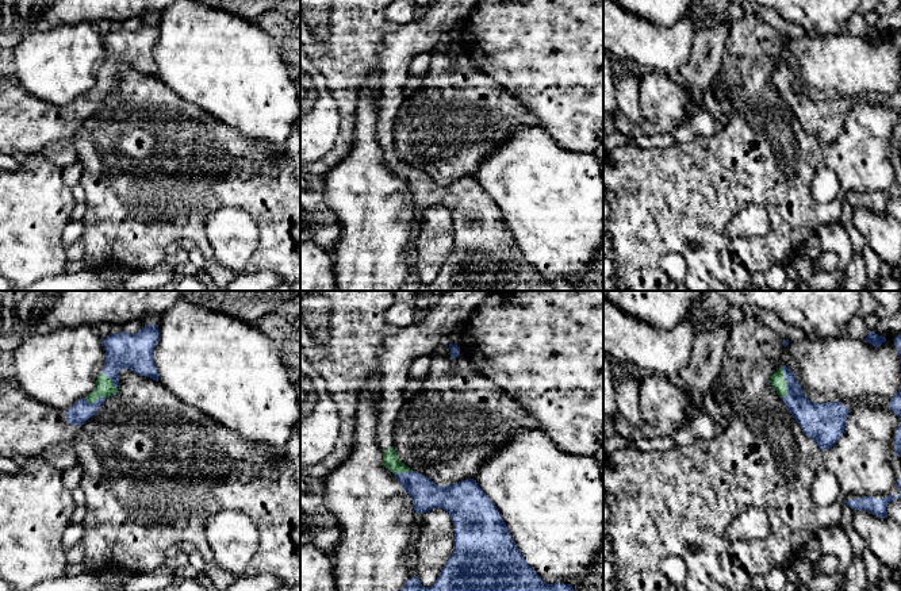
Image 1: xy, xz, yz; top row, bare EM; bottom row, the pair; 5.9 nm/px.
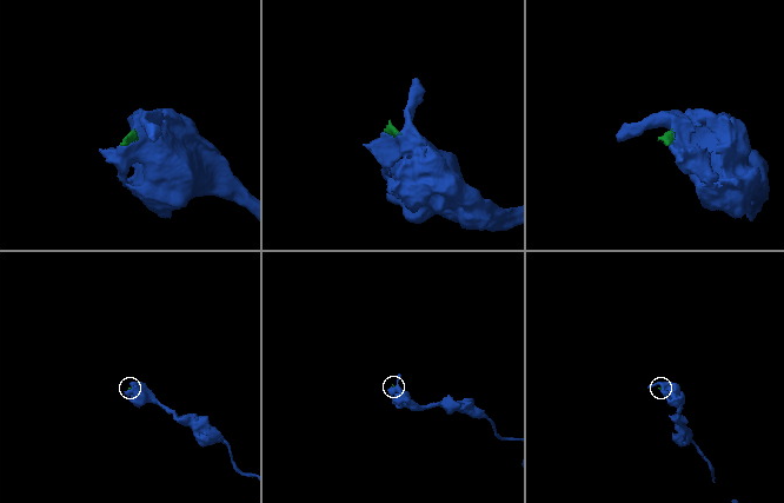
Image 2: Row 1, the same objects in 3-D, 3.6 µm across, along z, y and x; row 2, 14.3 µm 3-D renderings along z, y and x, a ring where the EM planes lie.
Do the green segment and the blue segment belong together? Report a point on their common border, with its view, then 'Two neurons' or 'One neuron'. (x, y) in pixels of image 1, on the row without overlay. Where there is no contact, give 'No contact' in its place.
Touches green at yz (785, 80). One neuron

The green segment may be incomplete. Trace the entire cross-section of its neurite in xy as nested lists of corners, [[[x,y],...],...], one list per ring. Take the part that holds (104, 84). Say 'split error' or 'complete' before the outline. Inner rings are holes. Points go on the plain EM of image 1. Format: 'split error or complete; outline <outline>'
split error; outline [[[154,20],[146,22],[135,31],[120,28],[103,37],[106,61],[97,73],[95,87],[77,97],[68,108],[66,116],[74,123],[83,123],[97,111],[107,95],[118,89],[119,69],[129,66],[158,78],[158,69],[153,57],[153,46],[158,38],[158,26]]]

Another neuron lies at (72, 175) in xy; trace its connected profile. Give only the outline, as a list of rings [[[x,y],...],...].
[[[76,161],[74,164],[66,168],[62,168],[62,176],[64,176],[65,183],[70,187],[80,183],[81,172],[83,172],[83,166],[78,161]]]

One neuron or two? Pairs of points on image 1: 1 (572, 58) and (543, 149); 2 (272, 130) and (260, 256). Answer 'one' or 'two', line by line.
1: two
2: two

